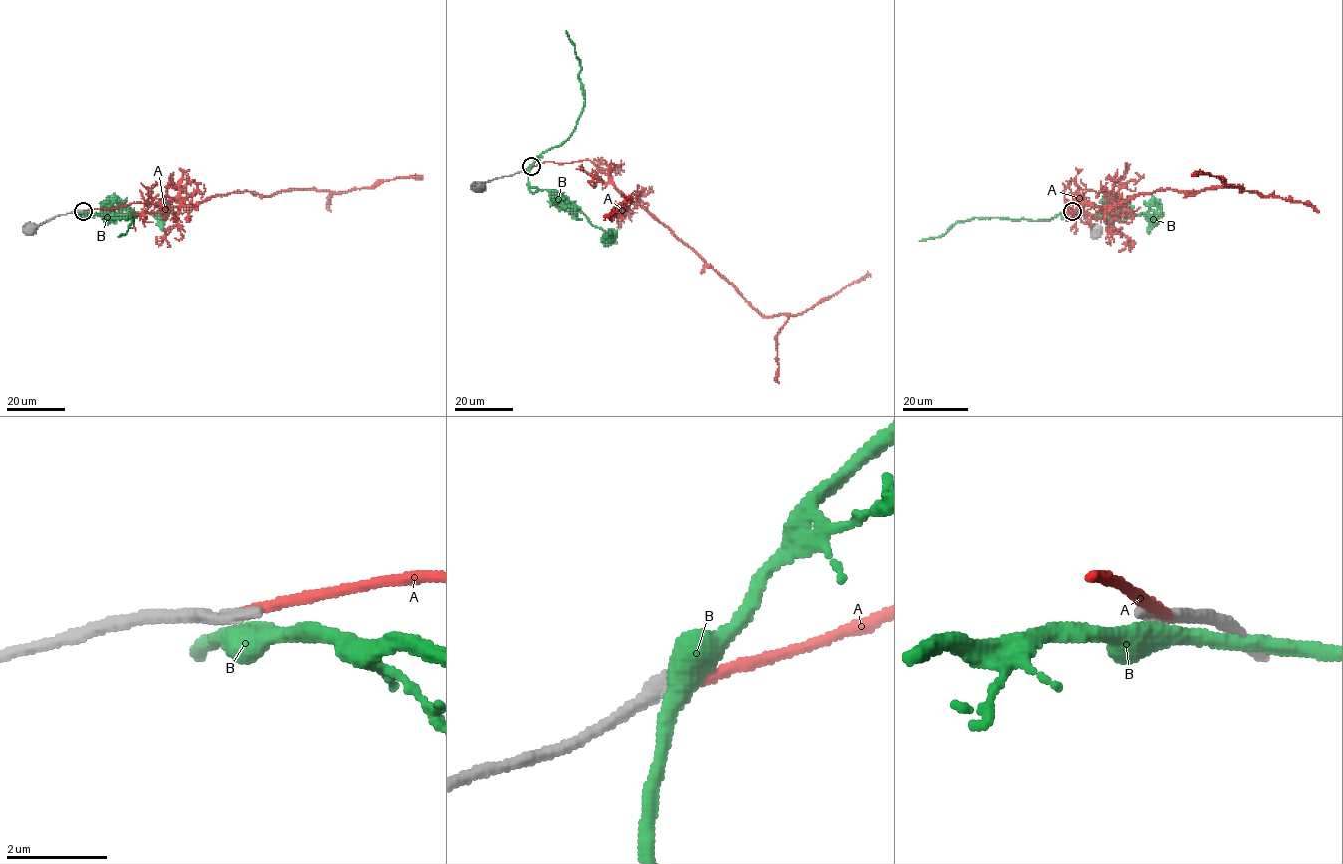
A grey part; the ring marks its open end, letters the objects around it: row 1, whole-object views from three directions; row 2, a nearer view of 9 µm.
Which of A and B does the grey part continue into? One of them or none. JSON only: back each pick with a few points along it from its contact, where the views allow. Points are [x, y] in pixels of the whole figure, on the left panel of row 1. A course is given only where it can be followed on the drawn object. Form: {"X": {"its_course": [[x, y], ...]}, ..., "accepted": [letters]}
{"accepted": []}

